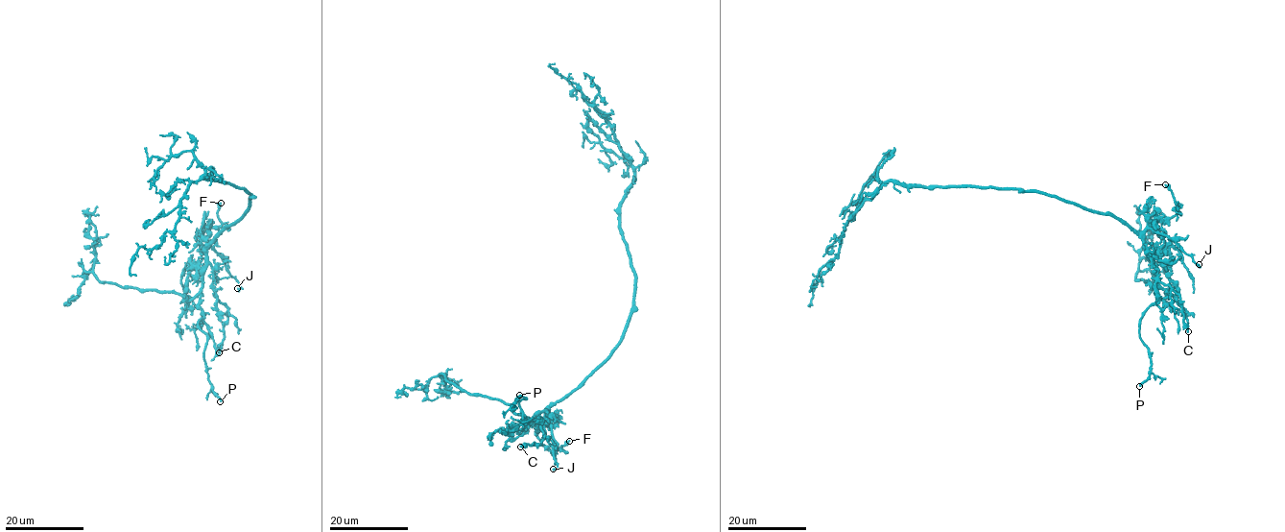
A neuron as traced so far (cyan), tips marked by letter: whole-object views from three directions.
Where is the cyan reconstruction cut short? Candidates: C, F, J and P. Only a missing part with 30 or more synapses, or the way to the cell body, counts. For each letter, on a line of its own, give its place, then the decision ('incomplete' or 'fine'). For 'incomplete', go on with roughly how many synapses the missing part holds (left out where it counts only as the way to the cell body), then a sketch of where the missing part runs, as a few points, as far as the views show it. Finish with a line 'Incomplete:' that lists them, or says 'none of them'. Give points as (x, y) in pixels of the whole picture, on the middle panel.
C: place (520, 447); fine
F: place (569, 441); fine
J: place (553, 469); fine
P: place (519, 395); incomplete; course (519, 395), (526, 455), (515, 467), (512, 478), (482, 484), (482, 487), (486, 493), (513, 495), (522, 506)
Incomplete: P

